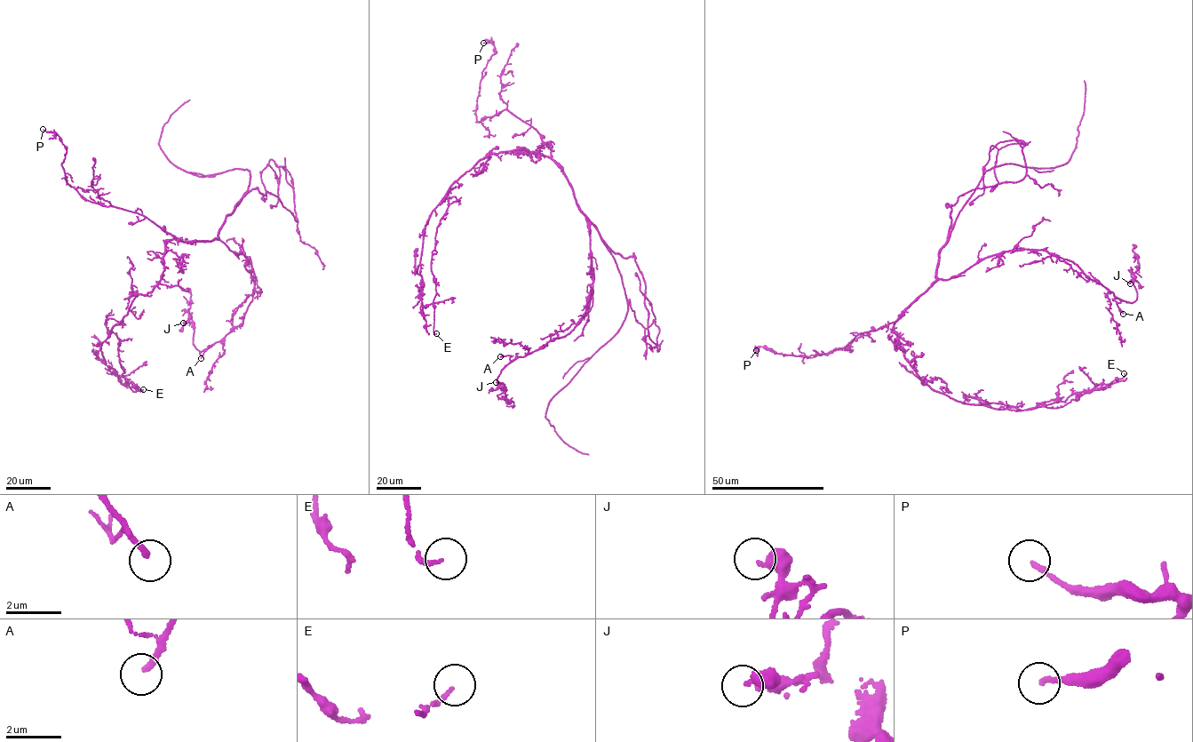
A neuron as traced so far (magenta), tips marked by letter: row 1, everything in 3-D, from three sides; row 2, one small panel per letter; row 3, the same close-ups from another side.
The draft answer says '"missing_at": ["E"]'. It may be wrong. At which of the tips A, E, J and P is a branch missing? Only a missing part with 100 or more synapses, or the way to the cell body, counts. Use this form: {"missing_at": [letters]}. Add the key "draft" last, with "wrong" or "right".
{"missing_at": [], "draft": "wrong"}

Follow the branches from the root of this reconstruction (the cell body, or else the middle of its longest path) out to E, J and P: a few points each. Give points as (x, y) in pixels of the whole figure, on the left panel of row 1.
E: (213, 239), (167, 241), (160, 280), (150, 291), (134, 298), (111, 330), (119, 340), (126, 382), (143, 389)
J: (213, 239), (250, 260), (256, 278), (253, 299), (241, 323), (202, 351), (194, 344), (194, 324), (183, 323)
P: (213, 239), (182, 241), (143, 215), (86, 200), (66, 181), (61, 164), (67, 151), (60, 139), (43, 129)

